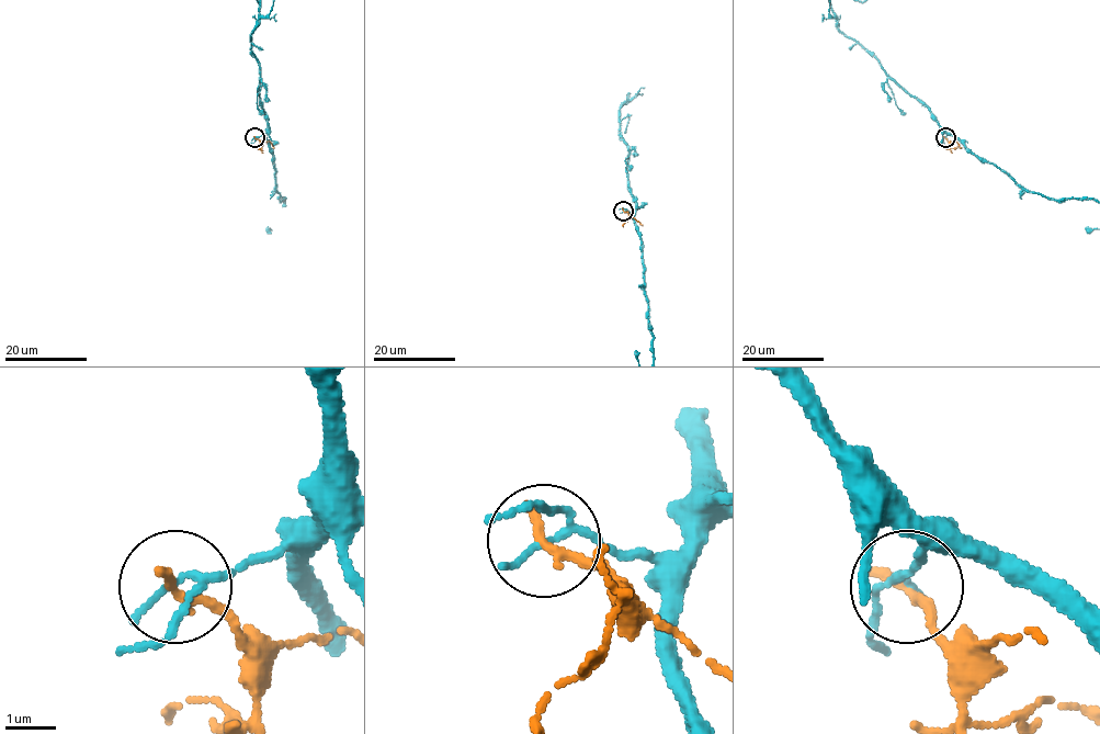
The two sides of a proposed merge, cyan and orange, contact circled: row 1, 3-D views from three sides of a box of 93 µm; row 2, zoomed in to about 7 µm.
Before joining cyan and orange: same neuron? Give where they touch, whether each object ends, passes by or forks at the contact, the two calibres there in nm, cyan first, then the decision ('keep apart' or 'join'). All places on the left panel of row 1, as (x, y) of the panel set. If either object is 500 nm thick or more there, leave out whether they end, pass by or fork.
(254, 137) | cyan passes by | orange ends | 120/240 nm | keep apart

